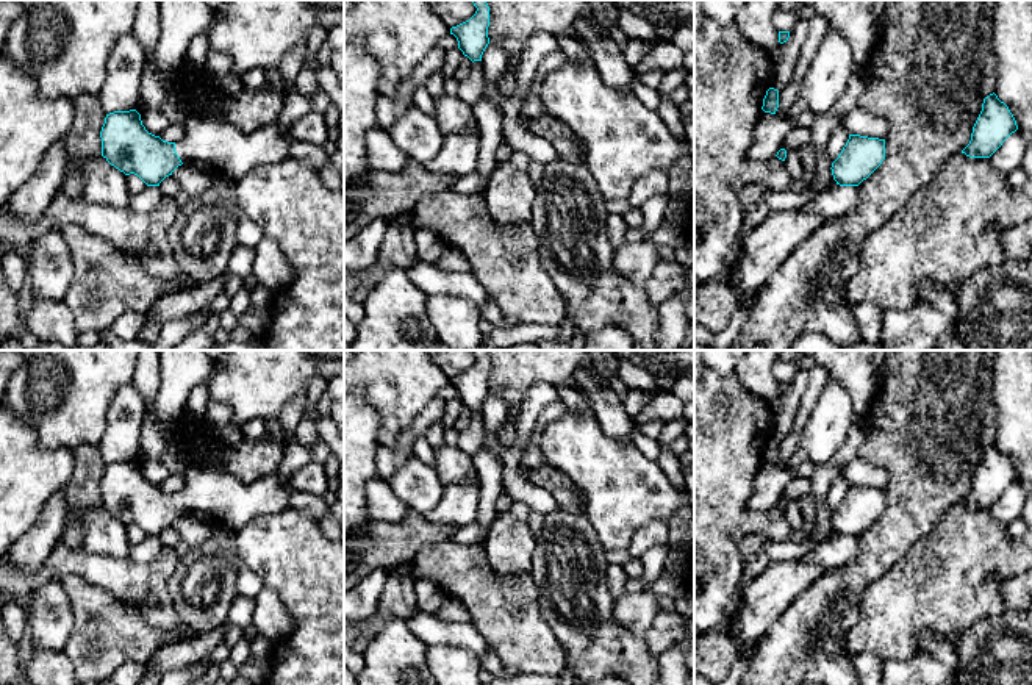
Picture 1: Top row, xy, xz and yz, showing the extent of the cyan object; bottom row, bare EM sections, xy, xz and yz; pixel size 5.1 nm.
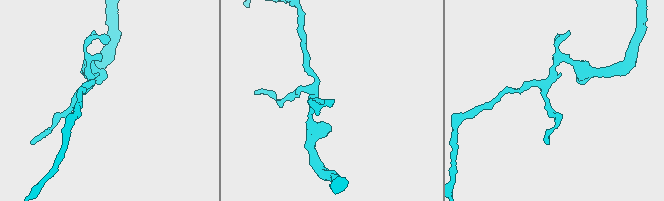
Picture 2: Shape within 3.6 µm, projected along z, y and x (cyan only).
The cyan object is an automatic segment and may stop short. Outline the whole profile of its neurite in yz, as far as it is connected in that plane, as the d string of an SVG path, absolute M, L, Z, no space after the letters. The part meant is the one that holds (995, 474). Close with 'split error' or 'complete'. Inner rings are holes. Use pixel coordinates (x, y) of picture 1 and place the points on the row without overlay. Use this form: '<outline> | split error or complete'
M993 443L984 449L971 491L962 504L969 508L990 508L1016 480L1018 475L1009 457Z | complete

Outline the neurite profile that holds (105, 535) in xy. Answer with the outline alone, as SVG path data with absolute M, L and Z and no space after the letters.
M106 508L89 510L83 516L83 549L89 554L108 555L117 560L130 560L130 541L127 525L111 516Z

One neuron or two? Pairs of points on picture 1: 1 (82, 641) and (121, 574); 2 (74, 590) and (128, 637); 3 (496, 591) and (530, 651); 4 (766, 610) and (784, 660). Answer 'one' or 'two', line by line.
1: two
2: one
3: one
4: two

